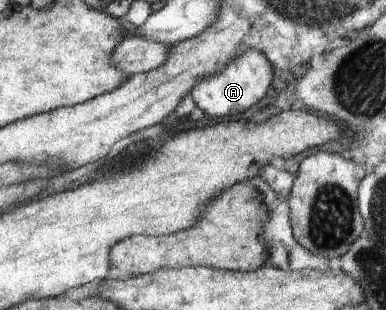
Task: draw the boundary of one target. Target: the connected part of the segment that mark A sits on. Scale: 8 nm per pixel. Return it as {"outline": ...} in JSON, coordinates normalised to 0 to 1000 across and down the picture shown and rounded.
{"outline":[[[637,158],[627,177],[601,190],[585,223],[554,235],[534,255],[518,255],[508,281],[492,294],[508,345],[528,361],[528,381],[560,384],[606,368],[632,365],[674,329],[697,294],[710,248],[699,194],[663,158]]]}

